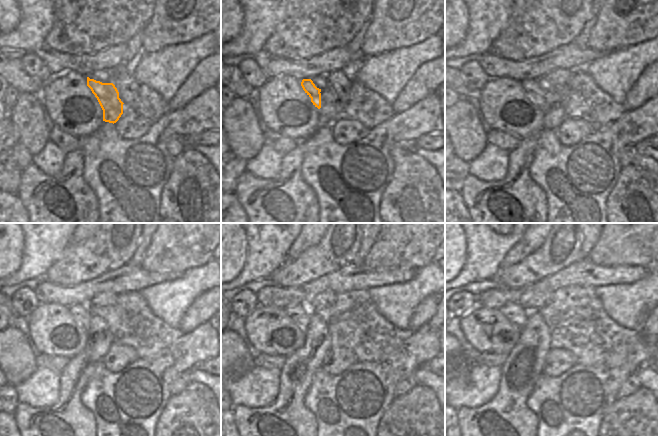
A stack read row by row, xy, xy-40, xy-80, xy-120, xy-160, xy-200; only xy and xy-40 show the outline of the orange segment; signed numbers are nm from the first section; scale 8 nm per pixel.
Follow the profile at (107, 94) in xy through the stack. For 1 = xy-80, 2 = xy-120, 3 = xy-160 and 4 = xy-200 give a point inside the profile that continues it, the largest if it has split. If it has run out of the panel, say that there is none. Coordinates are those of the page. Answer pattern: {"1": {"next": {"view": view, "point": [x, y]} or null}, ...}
{"1": {"next": {"view": "xy-80", "point": [536, 95]}}, "2": {"next": {"view": "xy-120", "point": [81, 314]}}, "3": {"next": {"view": "xy-160", "point": [297, 314]}}, "4": {"next": {"view": "xy-200", "point": [513, 312]}}}

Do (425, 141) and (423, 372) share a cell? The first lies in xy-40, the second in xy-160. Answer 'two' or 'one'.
two

